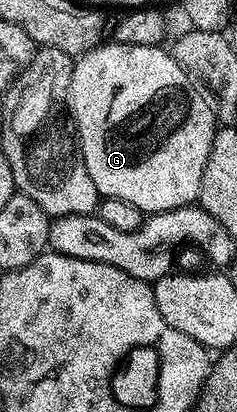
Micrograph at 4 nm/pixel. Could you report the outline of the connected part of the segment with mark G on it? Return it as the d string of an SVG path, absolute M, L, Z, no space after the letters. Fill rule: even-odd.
M104 41L101 42L100 46L93 47L91 51L79 56L72 64L66 107L67 110L72 110L70 119L74 124L74 135L80 144L80 155L86 165L86 173L90 173L90 181L94 181L96 186L97 196L105 199L117 198L118 201L129 202L130 205L136 206L143 213L178 209L195 204L199 200L202 173L206 169L210 149L214 145L218 120L209 96L197 86L192 76L184 72L182 65L178 65L178 61L163 46L147 47L146 45L126 45L125 43Z

